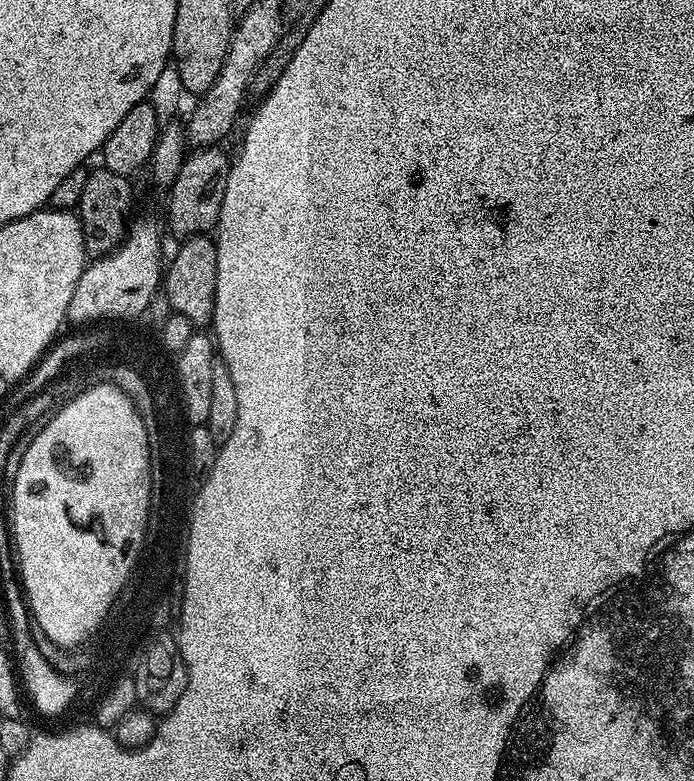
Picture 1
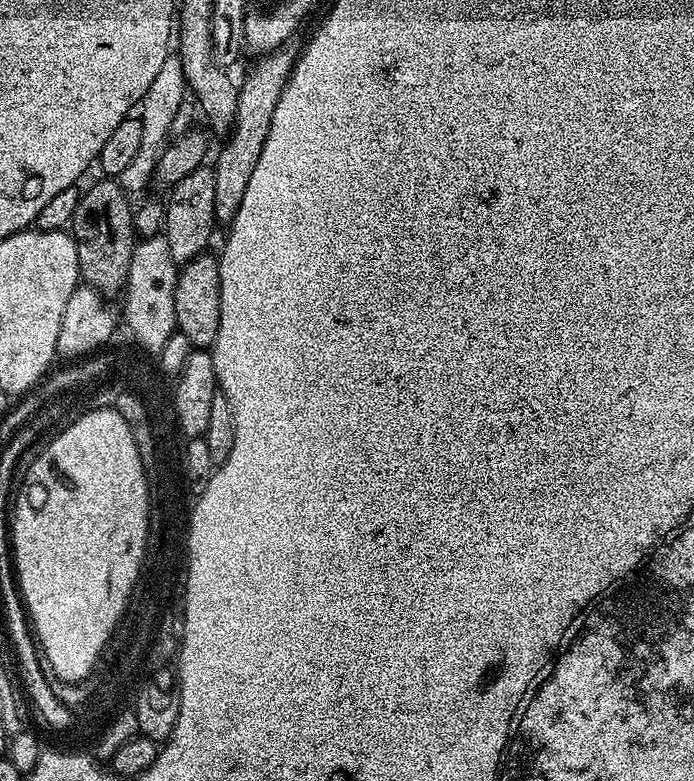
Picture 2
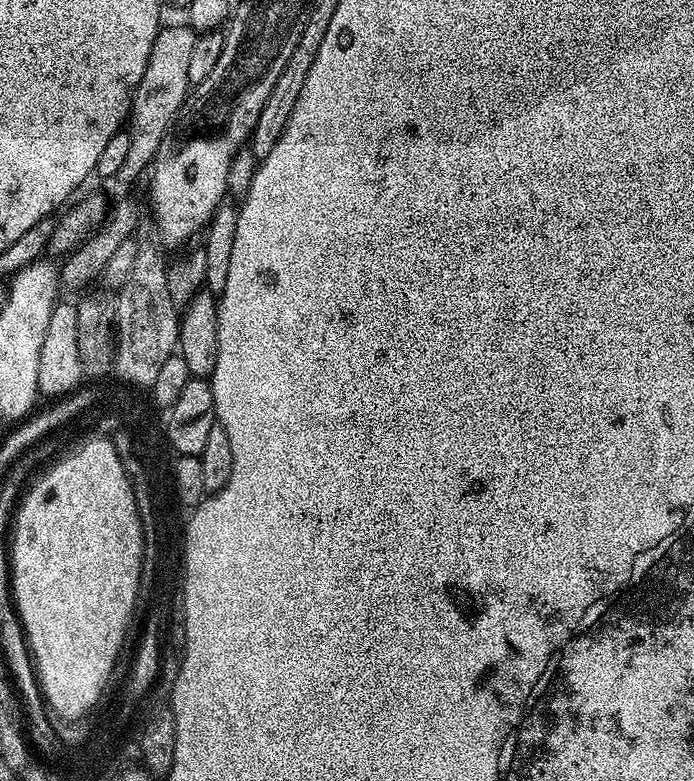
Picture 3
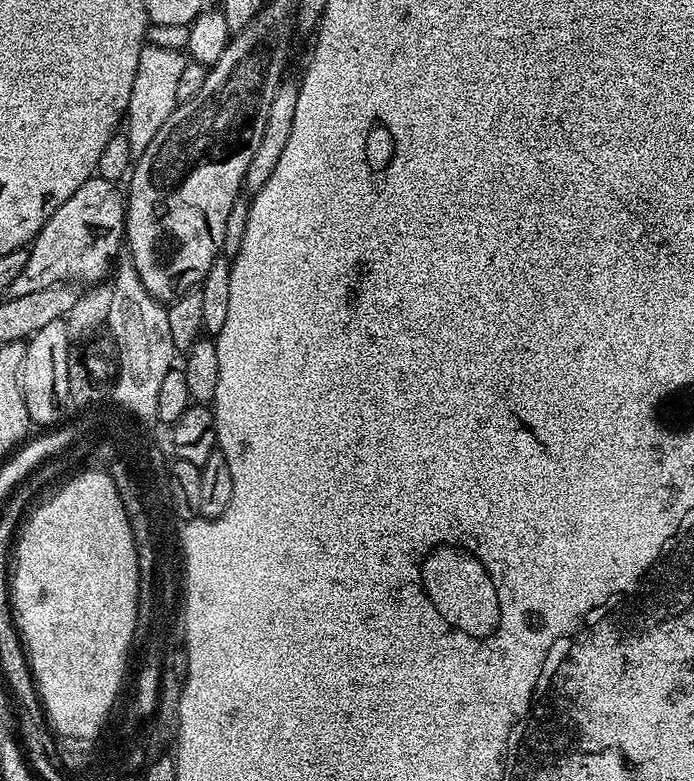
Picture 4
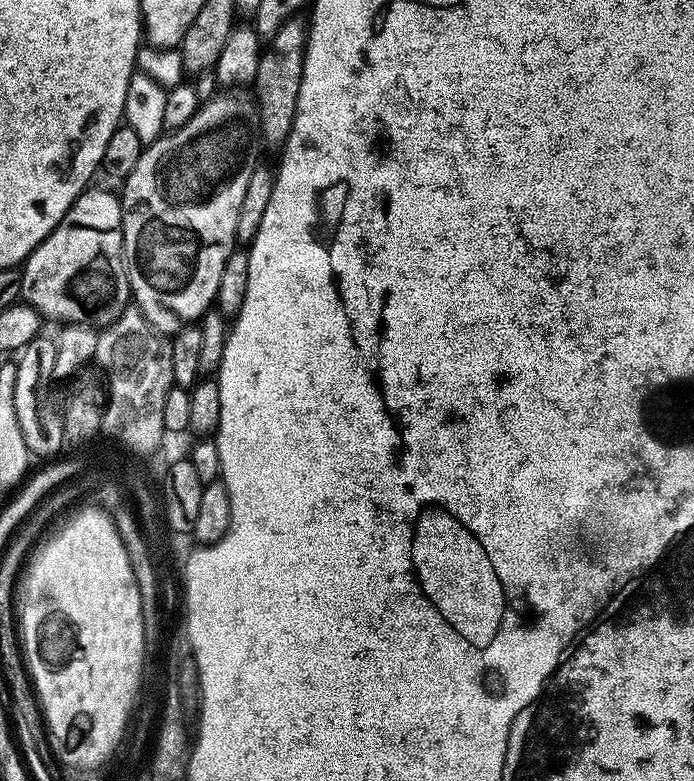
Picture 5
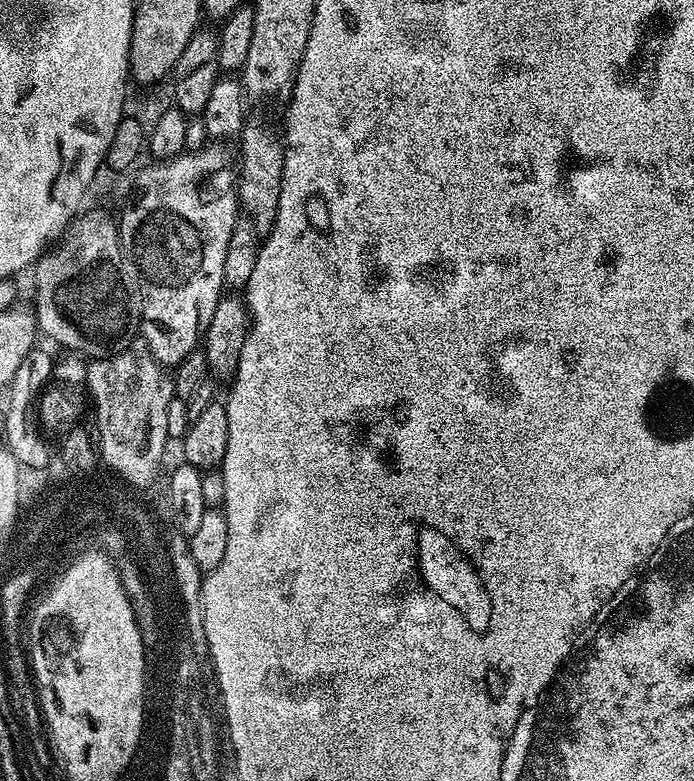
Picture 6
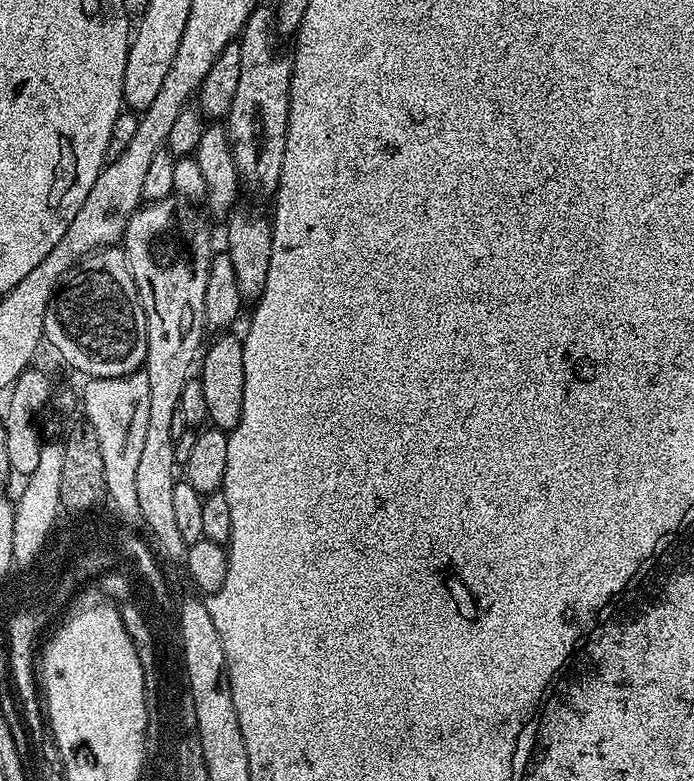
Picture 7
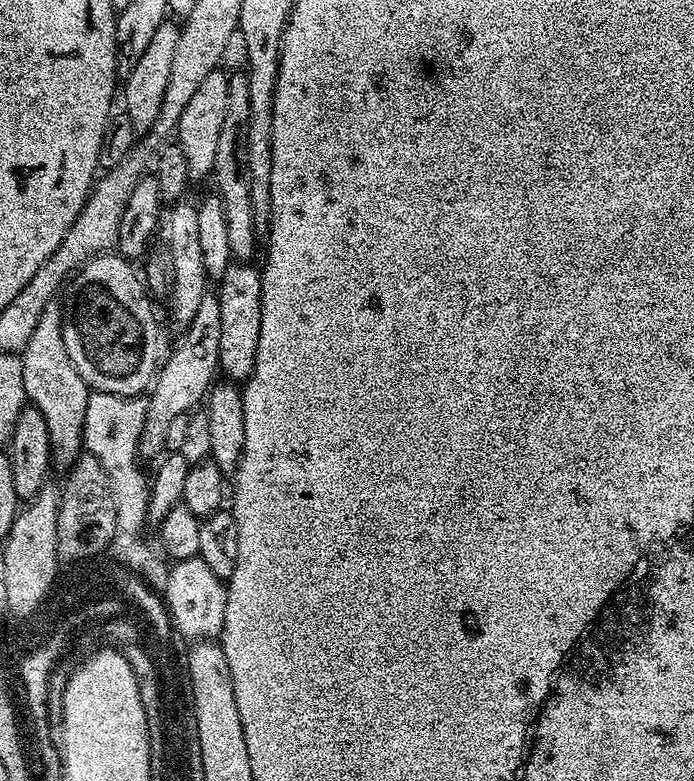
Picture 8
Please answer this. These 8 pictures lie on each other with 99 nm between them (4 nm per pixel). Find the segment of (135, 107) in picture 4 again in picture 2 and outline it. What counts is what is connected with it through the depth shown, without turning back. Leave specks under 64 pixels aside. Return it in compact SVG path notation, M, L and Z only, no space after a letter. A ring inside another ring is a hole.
M169 56L162 64L162 69L158 70L157 77L154 78L149 90L143 95L138 105L138 119L142 122L142 144L134 160L126 166L125 170L122 170L118 178L120 188L130 196L140 193L146 186L149 187L159 156L173 131L171 128L180 110L184 94L186 96L186 89L187 84L179 58Z

